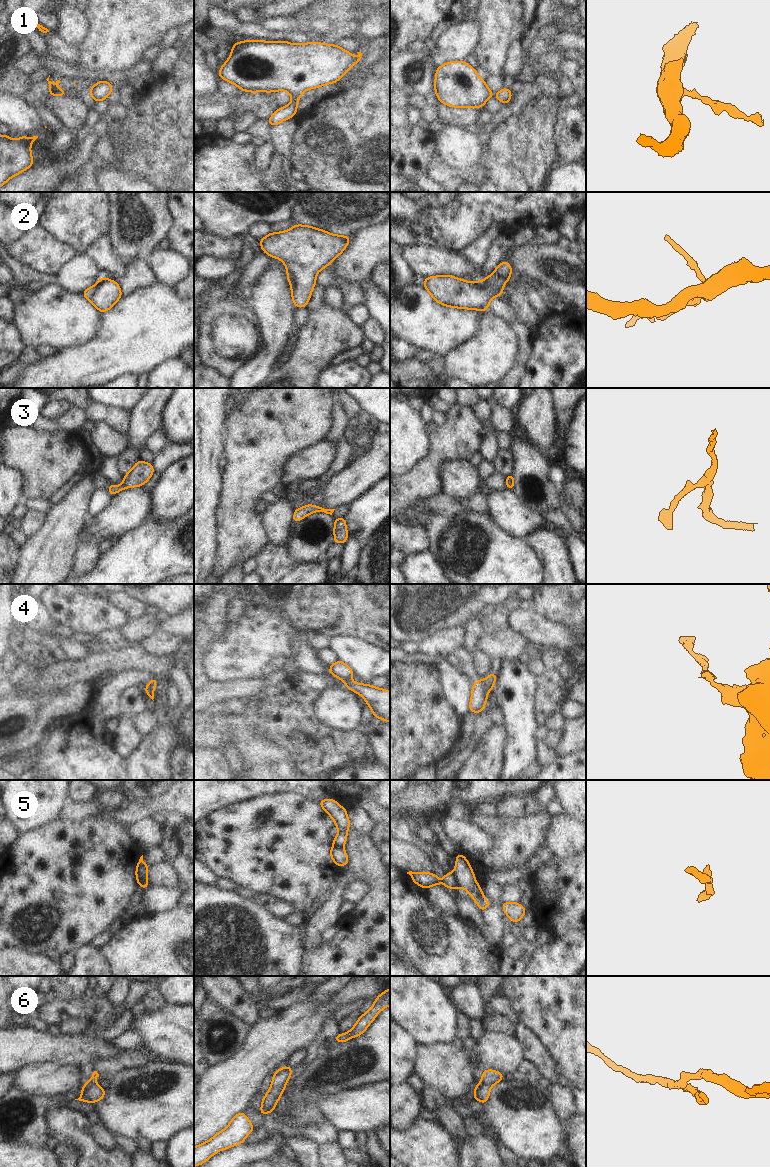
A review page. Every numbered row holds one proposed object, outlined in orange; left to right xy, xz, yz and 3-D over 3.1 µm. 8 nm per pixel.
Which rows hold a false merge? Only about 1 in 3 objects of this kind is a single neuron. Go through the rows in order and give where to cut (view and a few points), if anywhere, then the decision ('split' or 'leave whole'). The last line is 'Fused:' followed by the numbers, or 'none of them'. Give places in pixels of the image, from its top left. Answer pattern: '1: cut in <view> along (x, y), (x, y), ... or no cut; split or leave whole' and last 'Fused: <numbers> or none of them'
1: no cut; leave whole
2: cut in xy along (96, 285), (89, 300); split
3: no cut; leave whole
4: cut in yz along (484, 679), (488, 689); split
5: cut in yz along (453, 873), (458, 885); split
6: cut in yz along (480, 1082), (486, 1083), (490, 1087); split
Fused: 2, 4, 5, 6

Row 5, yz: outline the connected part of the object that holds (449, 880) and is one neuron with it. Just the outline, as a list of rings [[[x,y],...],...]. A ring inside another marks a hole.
[[[445,873],[445,876],[443,878],[443,884],[445,887],[452,888],[453,890],[455,890],[458,887],[458,884],[454,873]]]

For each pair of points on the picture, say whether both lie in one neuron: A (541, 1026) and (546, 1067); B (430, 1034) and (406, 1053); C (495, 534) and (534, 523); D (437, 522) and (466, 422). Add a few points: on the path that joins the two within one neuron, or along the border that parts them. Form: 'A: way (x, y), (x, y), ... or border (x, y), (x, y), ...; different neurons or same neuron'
A: border (527, 1028), (536, 1036), (556, 1065); different neurons
B: border (401, 1027), (413, 1036), (418, 1045); different neurons
C: border (490, 514), (500, 526), (523, 539); different neurons
D: border (434, 514), (424, 527); different neurons

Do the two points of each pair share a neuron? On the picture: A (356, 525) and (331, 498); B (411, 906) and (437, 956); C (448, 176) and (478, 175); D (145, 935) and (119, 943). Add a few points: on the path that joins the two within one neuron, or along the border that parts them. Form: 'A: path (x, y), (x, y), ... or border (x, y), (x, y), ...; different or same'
A: border (367, 491), (363, 492), (348, 505); different
B: path (412, 918), (436, 944); same
C: path (455, 176), (471, 176); same
D: path (139, 941), (137, 943), (125, 943); same

